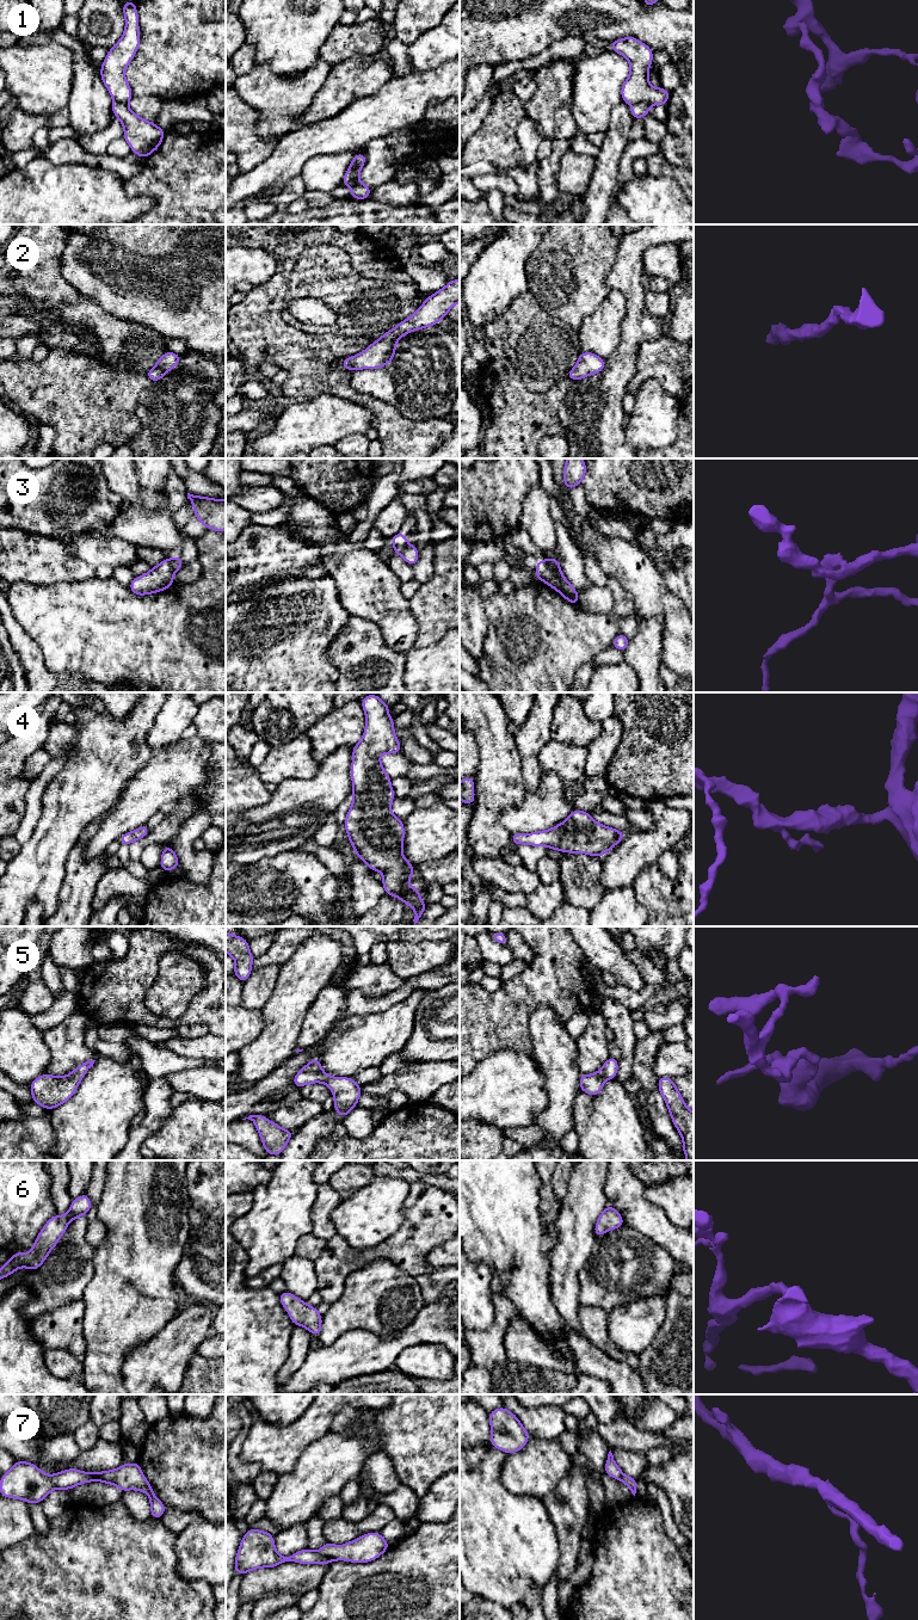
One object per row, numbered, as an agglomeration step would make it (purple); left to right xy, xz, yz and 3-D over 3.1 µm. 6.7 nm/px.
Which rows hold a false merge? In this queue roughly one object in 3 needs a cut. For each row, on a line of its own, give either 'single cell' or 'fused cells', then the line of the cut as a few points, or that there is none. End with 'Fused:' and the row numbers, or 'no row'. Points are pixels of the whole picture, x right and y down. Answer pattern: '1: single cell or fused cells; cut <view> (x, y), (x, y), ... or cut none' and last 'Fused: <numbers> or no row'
1: fused cells; cut xz (351, 165), (355, 168), (355, 173), (349, 184)
2: single cell; cut none
3: fused cells; cut xy (168, 560), (174, 571)
4: single cell; cut none
5: single cell; cut none
6: single cell; cut none
7: fused cells; cut xz (316, 1552), (331, 1560)
Fused: 1, 3, 7

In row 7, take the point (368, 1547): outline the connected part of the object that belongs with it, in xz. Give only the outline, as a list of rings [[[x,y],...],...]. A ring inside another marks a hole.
[[[378,1532],[366,1533],[343,1546],[326,1542],[318,1553],[331,1560],[369,1563],[383,1554],[390,1544]]]

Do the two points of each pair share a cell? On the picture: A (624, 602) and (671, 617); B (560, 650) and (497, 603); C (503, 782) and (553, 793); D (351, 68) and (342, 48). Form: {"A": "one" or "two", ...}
{"A": "two", "B": "one", "C": "two", "D": "two"}

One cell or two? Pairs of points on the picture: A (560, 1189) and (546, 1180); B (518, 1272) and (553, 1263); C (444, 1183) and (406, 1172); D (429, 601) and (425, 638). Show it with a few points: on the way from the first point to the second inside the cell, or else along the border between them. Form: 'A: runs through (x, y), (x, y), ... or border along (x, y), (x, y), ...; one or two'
A: border along (552, 1172), (552, 1189), (560, 1207); two
B: runs through (527, 1266), (529, 1263), (544, 1263); one
C: runs through (435, 1178), (416, 1176); one
D: runs through (429, 610), (429, 628); one

